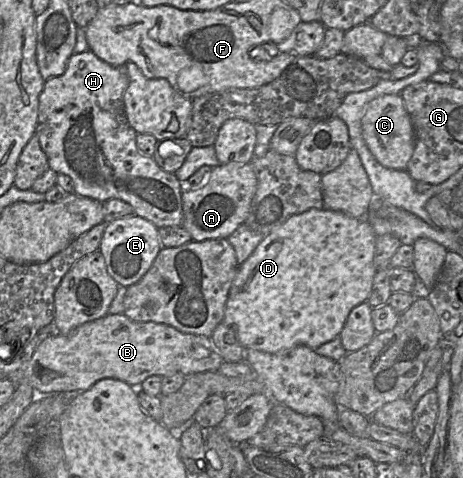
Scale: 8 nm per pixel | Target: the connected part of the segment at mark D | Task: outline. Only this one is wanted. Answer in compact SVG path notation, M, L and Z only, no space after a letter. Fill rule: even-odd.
M311 209L301 214L290 216L285 222L265 235L253 253L239 265L235 278L230 287L222 322L233 328L242 347L266 353L278 353L299 345L316 350L321 345L332 341L340 335L350 311L363 302L367 302L377 273L373 259L377 235L366 219L353 218L339 211L328 209Z

